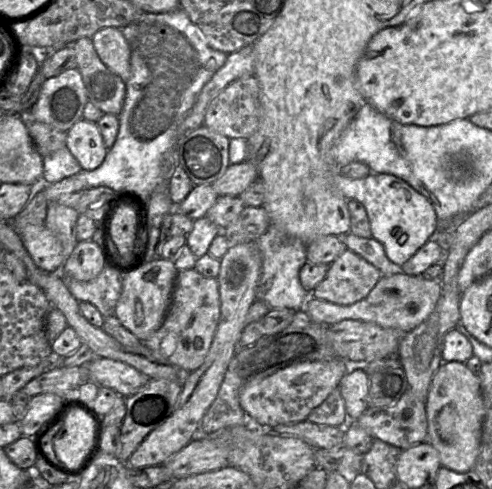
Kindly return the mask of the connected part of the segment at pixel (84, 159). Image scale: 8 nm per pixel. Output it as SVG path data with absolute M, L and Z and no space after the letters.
M80 119L67 131L66 147L83 170L98 168L108 152L97 123L85 119Z

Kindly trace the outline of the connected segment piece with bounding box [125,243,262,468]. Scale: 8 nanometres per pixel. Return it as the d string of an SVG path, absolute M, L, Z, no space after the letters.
M257 243L230 245L220 262L221 268L217 278L220 293L220 320L208 354L203 364L197 370L190 372L183 381L182 391L171 416L161 426L150 432L125 462L133 468L161 465L195 438L197 428L215 400L228 365L238 350L247 313L256 301L255 293L262 271L261 253Z

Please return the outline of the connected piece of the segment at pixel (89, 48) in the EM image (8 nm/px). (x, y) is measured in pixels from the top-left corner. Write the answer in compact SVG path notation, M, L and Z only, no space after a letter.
M82 37L72 43L88 101L104 114L119 116L123 109L126 85L99 58L92 38Z

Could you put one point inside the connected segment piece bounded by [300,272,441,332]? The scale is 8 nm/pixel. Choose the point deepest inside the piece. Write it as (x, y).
(399, 301)

